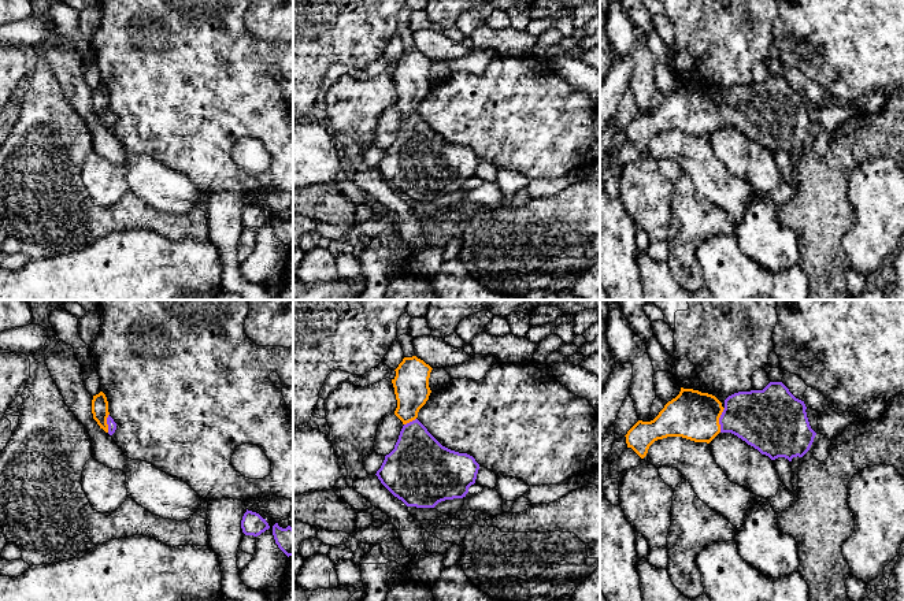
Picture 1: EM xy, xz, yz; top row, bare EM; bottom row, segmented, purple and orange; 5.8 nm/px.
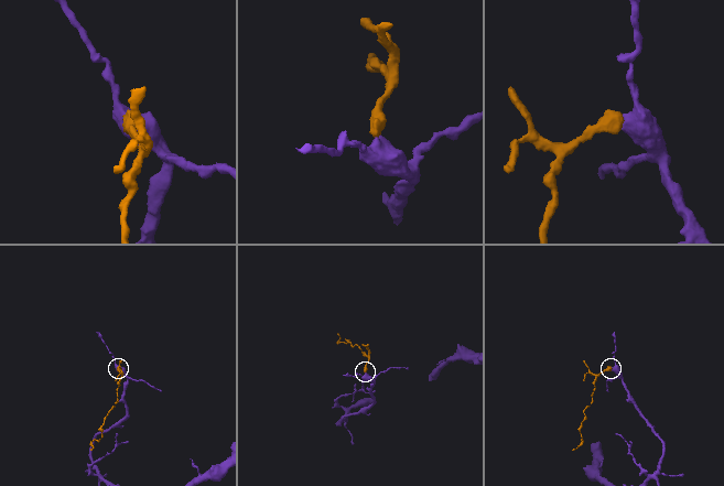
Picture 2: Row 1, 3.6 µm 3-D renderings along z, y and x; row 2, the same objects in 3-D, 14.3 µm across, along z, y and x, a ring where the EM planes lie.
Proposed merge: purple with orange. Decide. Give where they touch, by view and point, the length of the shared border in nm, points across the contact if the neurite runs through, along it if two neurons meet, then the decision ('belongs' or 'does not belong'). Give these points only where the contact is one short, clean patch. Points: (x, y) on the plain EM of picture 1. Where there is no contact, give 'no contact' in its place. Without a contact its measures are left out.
contact yz (719, 114); length 150 nm; way yz (762, 111), (719, 114), (693, 108); belongs

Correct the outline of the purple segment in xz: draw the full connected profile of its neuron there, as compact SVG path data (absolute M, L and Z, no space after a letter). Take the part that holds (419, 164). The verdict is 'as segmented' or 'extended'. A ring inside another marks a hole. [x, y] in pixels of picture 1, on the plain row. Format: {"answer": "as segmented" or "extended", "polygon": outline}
{"answer": "extended", "polygon": "M416 49L404 51L394 63L392 73L397 101L394 108L403 115L394 142L385 149L377 170L381 177L407 200L434 201L438 196L463 192L475 177L479 157L467 146L459 146L442 140L416 112L419 103L431 86L429 71L431 60Z"}

